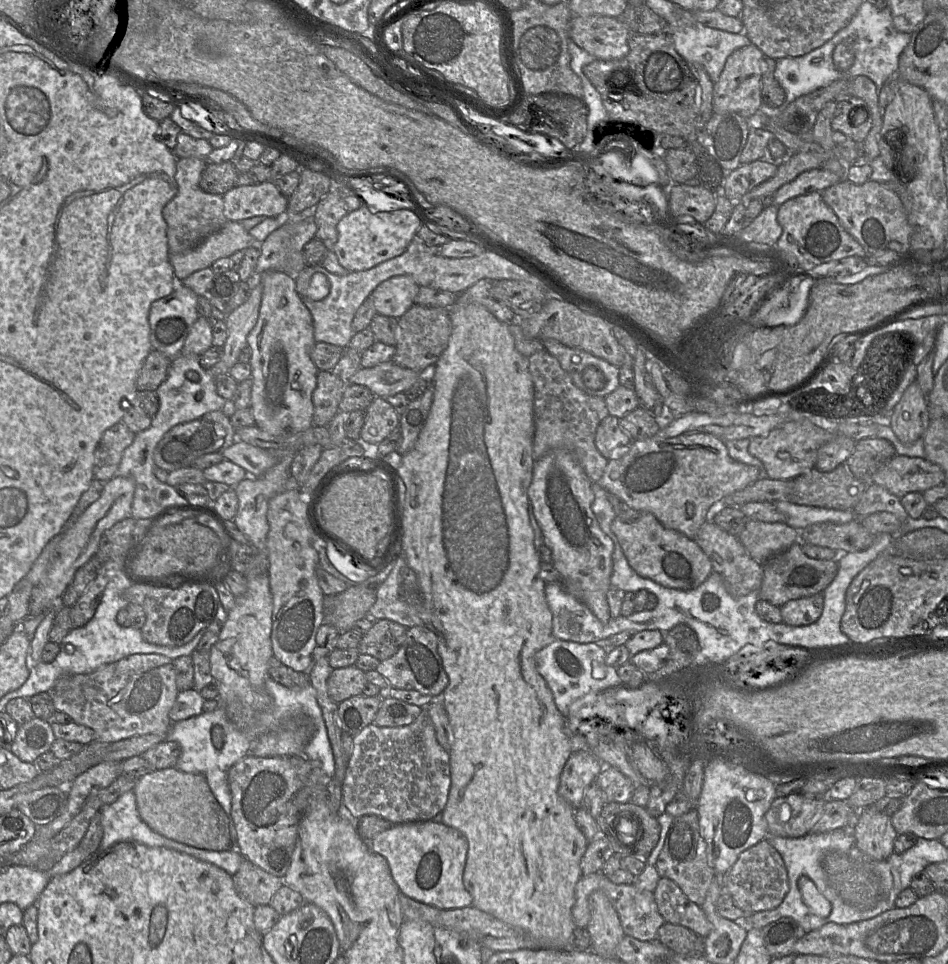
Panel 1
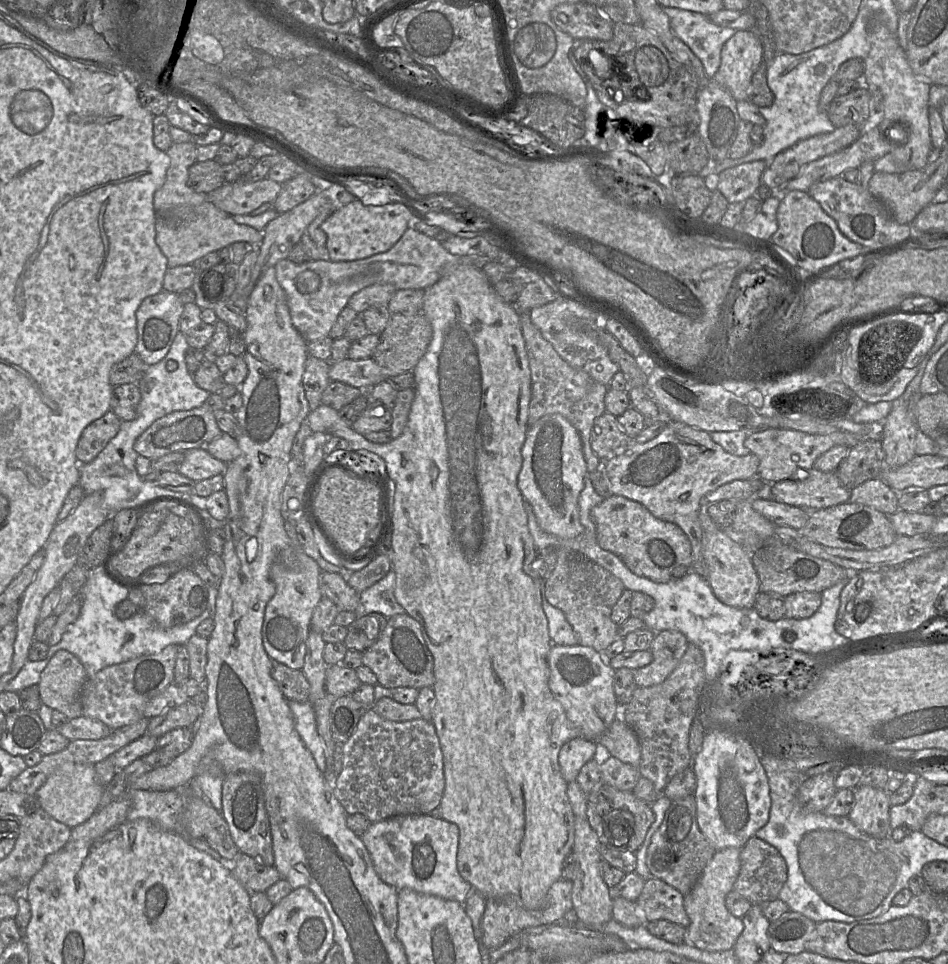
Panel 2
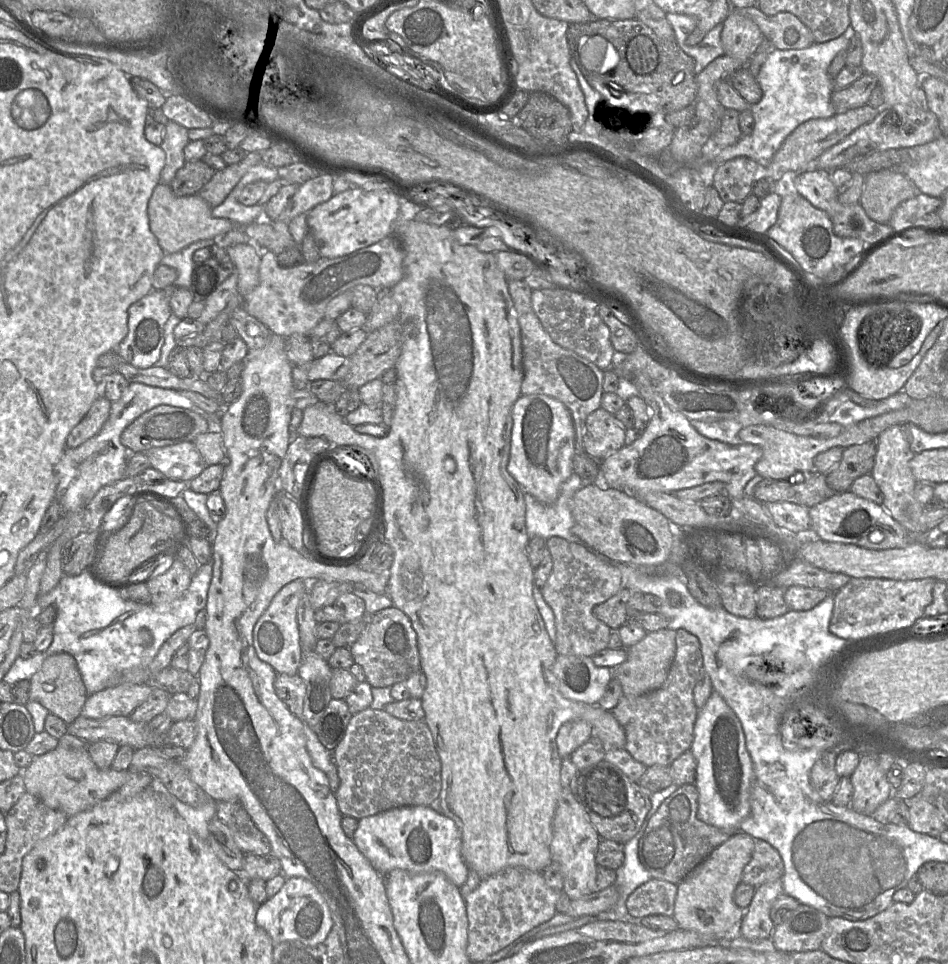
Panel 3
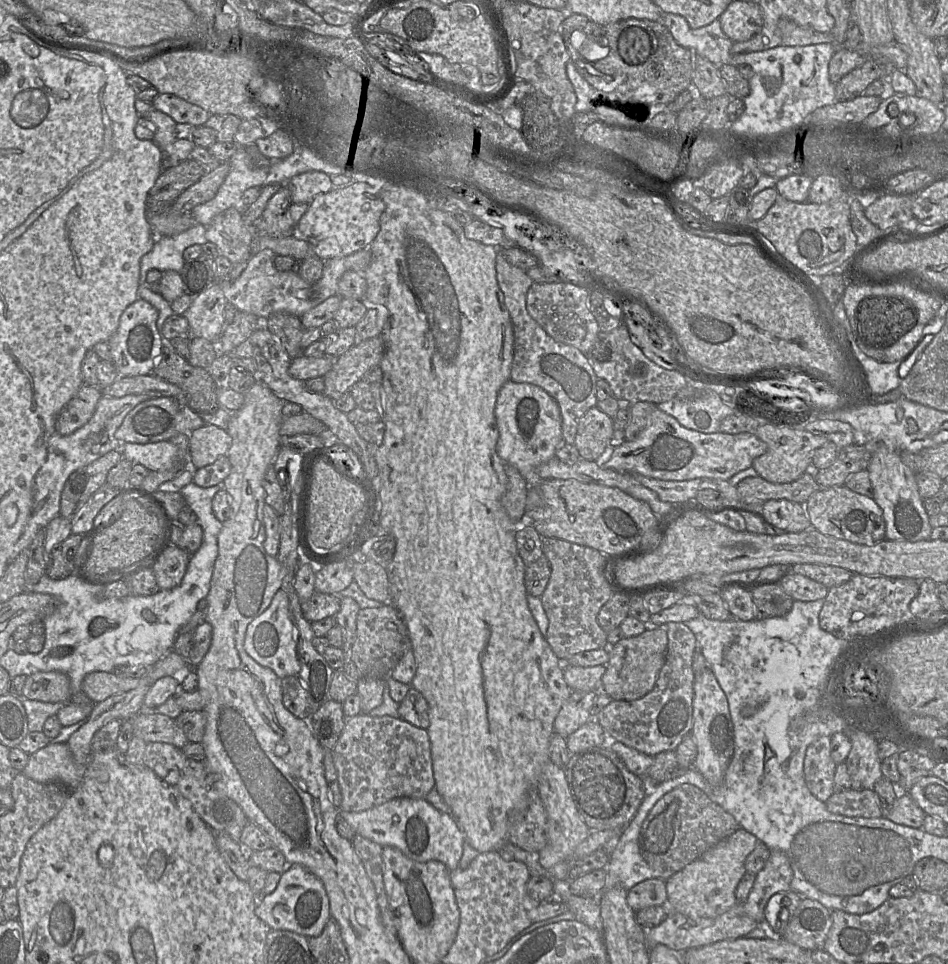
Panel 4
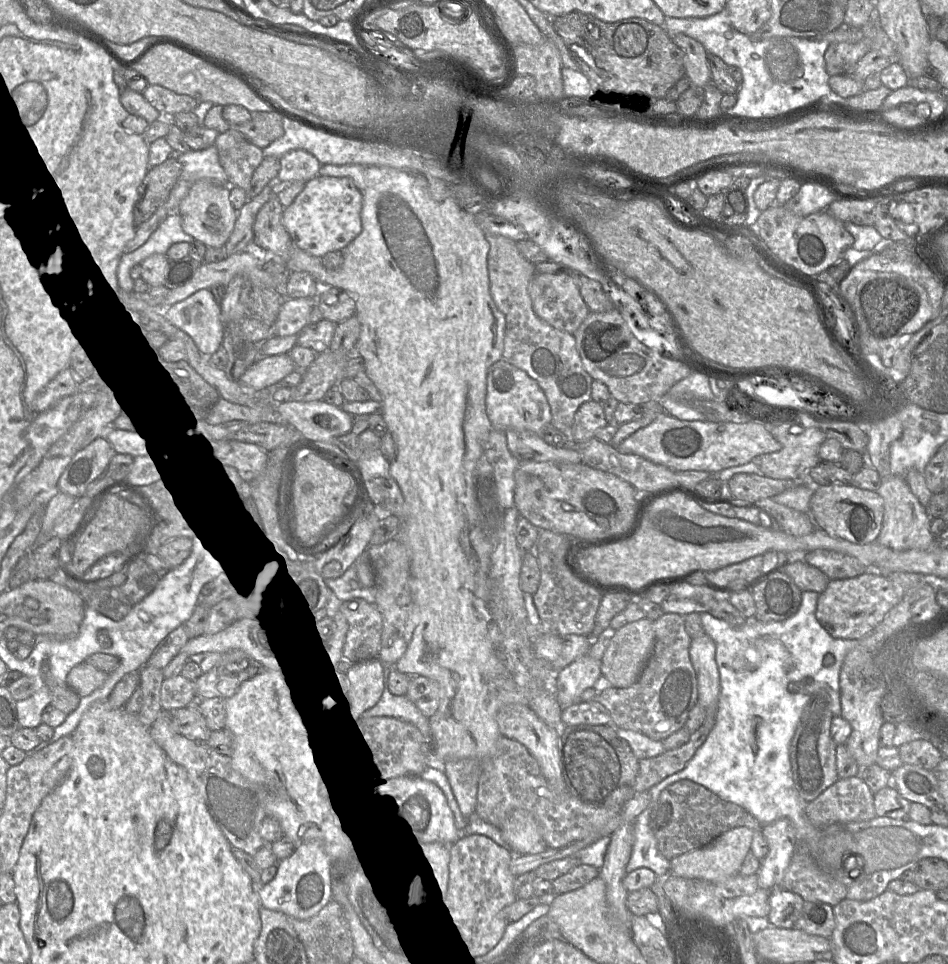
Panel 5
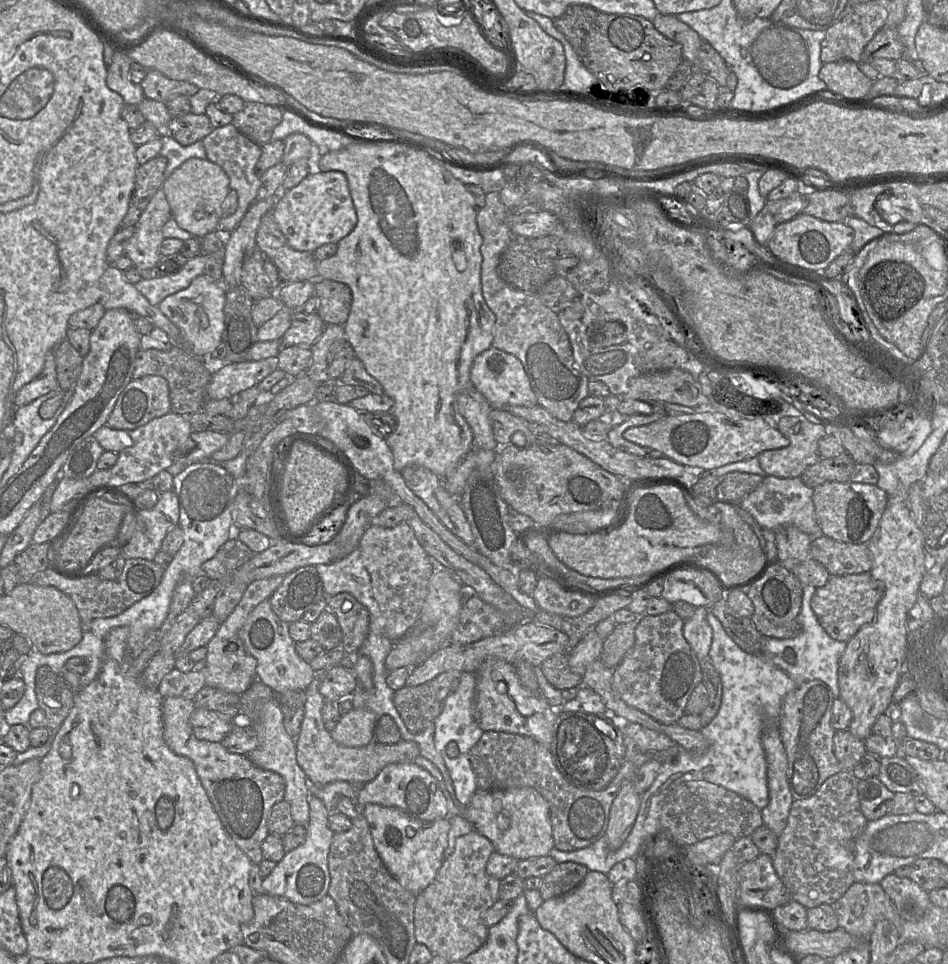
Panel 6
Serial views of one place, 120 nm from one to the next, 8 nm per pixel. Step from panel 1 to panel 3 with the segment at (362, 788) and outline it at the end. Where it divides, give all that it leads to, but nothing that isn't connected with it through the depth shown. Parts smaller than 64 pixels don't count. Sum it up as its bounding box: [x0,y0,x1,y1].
[332,707,442,819]

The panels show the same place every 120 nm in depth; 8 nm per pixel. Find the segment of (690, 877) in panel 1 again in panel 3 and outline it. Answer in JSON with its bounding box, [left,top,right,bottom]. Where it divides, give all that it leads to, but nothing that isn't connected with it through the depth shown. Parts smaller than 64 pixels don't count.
[638,784,737,884]

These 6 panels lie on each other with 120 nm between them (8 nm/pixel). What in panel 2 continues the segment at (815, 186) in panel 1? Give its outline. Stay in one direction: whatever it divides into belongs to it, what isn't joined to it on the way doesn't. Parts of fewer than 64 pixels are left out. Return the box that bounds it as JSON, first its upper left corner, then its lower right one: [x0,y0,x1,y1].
[786,123,907,192]

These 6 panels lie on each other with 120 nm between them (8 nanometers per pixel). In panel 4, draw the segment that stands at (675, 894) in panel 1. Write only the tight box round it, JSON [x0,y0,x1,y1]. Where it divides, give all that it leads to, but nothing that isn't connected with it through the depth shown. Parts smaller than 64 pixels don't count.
[626,878,666,912]

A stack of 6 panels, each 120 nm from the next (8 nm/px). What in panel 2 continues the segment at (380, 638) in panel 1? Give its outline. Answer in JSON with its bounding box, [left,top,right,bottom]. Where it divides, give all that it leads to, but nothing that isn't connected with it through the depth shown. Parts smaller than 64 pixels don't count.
[344,613,387,653]

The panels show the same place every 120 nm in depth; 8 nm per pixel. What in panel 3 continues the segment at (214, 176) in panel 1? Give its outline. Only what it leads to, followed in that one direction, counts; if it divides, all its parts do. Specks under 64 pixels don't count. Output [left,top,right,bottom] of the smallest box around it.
[169,160,216,196]

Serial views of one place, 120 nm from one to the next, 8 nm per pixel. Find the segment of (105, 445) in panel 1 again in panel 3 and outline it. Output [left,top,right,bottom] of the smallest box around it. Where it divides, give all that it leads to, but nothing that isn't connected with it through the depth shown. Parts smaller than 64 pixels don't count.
[66,395,111,448]

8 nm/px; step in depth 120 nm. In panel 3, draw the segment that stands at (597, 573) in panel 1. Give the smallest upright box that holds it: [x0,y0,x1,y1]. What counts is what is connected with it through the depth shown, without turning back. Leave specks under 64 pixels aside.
[507,394,575,505]

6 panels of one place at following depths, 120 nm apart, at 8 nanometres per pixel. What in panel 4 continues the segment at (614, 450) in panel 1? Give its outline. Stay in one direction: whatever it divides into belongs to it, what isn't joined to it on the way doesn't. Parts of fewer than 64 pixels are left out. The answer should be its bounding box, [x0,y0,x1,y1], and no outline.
[575,405,615,461]

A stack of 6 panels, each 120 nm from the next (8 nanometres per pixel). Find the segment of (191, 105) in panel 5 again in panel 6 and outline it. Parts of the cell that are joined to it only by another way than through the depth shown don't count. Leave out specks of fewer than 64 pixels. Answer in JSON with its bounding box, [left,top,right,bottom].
[140,69,199,103]

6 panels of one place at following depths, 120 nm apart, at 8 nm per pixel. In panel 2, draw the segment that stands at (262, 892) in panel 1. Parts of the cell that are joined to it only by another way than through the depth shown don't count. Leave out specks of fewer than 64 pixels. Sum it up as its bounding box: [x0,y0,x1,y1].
[232,853,281,893]

